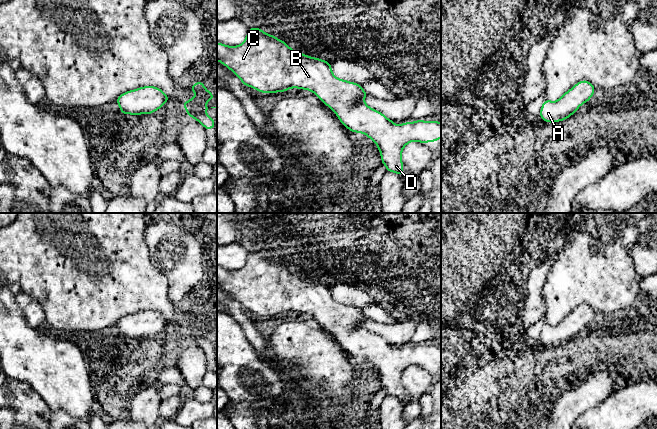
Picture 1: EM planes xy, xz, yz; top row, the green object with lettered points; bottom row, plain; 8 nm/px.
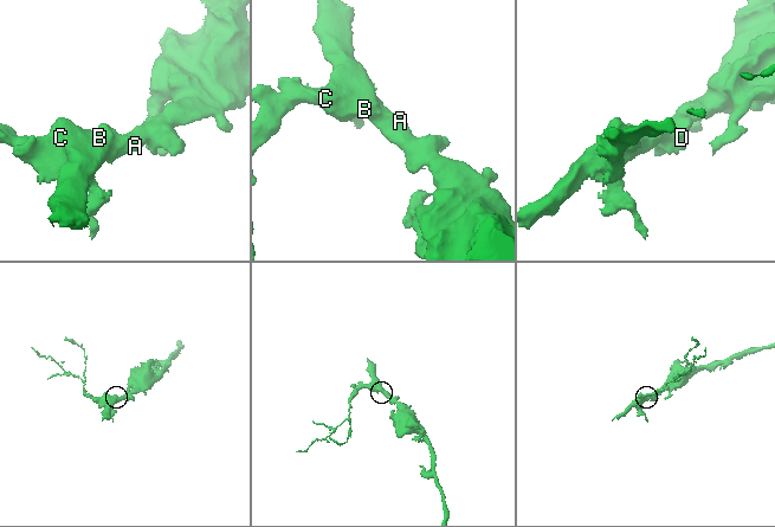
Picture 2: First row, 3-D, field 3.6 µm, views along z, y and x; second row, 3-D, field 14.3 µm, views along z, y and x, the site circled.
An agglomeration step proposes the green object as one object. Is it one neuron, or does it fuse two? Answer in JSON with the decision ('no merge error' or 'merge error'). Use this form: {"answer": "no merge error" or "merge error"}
{"answer": "no merge error"}

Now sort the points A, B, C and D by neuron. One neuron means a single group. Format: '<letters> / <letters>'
A B C D

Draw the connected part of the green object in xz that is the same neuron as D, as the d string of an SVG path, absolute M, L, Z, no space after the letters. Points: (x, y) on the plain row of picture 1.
M249 252L244 266L238 270L227 270L217 266L217 285L230 293L244 308L258 316L285 316L291 312L312 315L337 339L341 348L351 356L364 357L373 364L381 378L387 395L403 400L403 372L412 365L436 366L441 362L441 346L417 344L397 349L384 338L370 332L364 321L369 320L362 310L335 301L328 285L310 281L294 275L284 265L265 257L259 252Z

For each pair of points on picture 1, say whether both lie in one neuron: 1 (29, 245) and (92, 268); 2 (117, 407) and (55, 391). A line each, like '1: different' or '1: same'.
1: same
2: different

